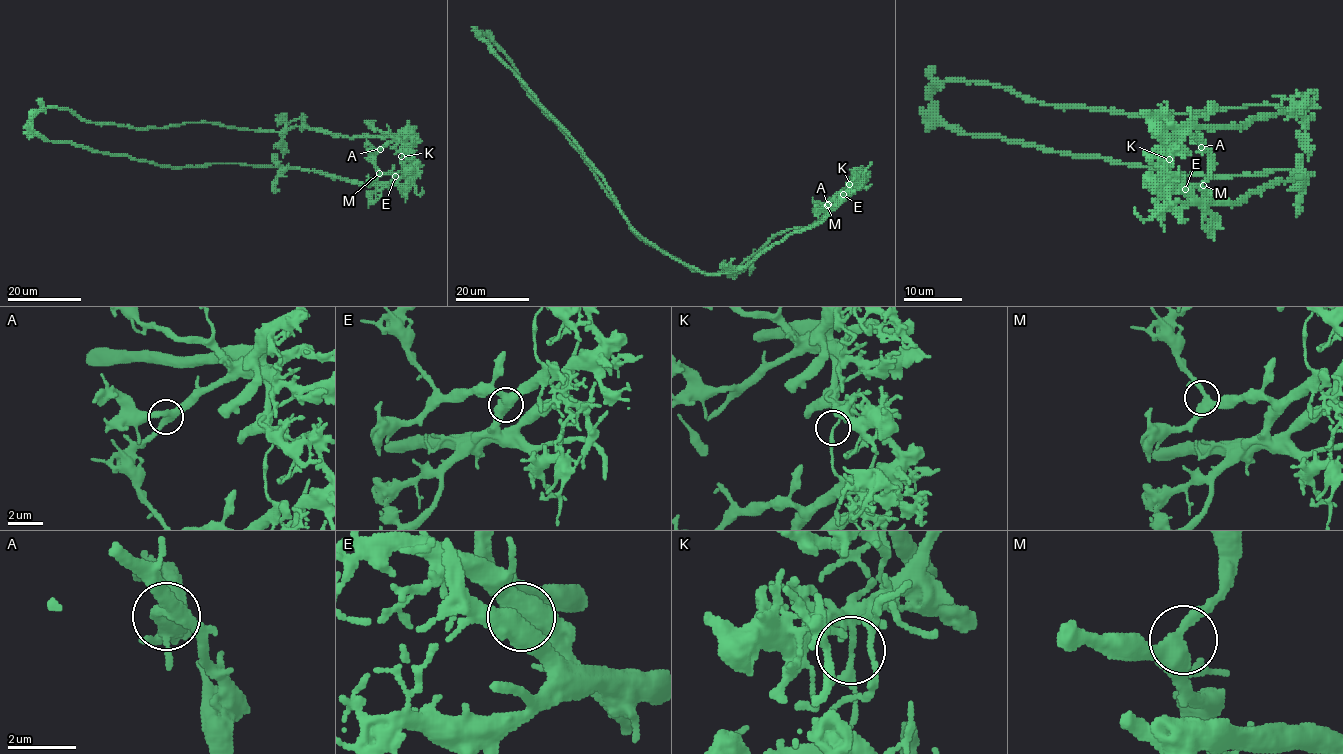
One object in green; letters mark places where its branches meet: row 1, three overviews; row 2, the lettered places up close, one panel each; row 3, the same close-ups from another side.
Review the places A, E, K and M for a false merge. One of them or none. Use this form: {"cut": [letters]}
{"cut": ["K"]}

